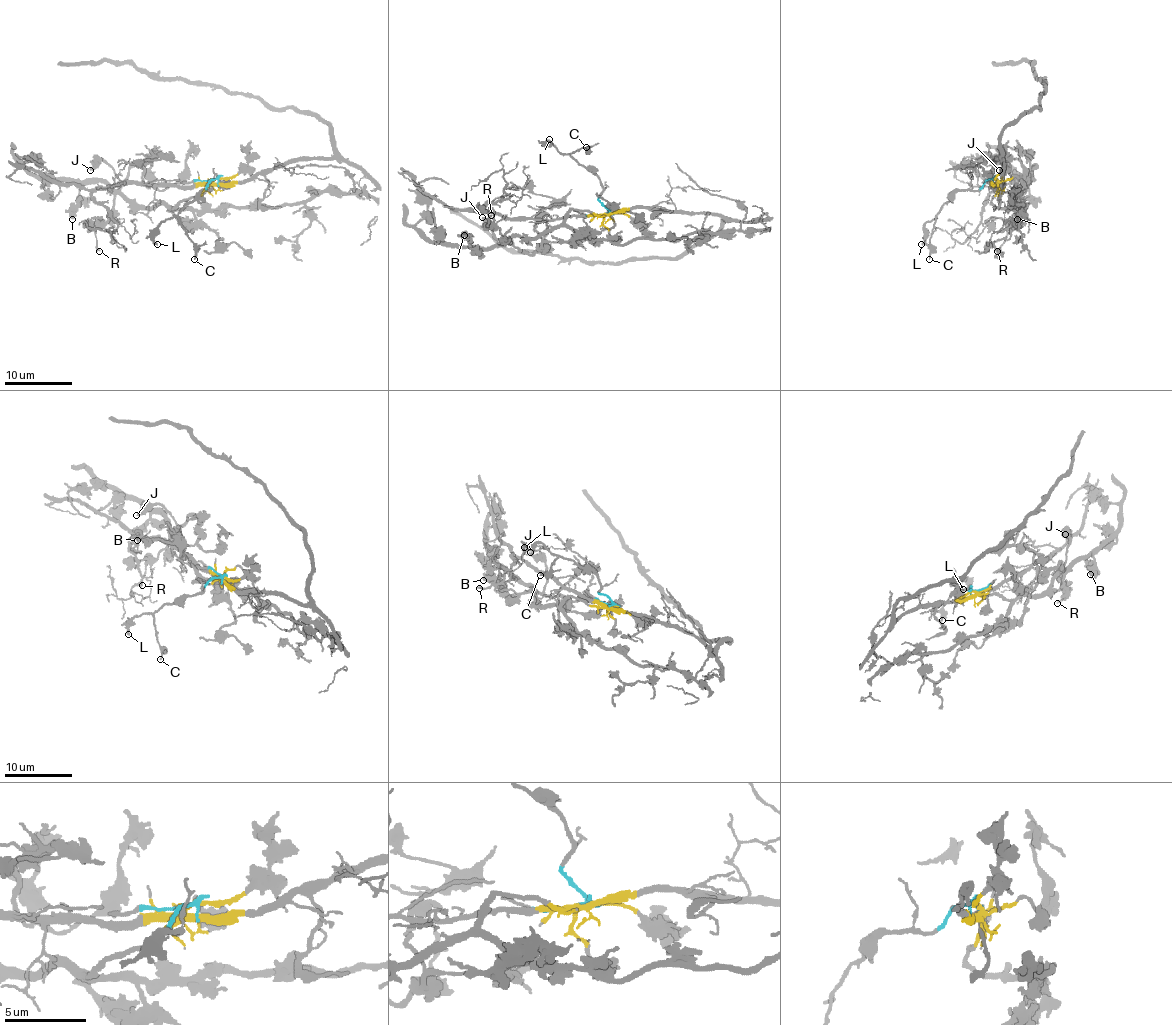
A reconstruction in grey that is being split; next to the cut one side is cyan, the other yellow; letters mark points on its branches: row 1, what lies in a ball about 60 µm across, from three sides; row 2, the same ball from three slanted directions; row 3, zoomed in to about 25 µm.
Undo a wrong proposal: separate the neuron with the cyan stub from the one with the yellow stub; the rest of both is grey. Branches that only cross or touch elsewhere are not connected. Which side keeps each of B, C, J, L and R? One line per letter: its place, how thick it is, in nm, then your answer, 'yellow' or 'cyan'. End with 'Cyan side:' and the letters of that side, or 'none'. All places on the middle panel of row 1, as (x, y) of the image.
B: (464, 235) | 320 nm | yellow
C: (586, 147) | 170 nm | cyan
J: (482, 217) | 320 nm | yellow
L: (549, 139) | 240 nm | cyan
R: (491, 215) | 200 nm | yellow
Cyan side: C, L

